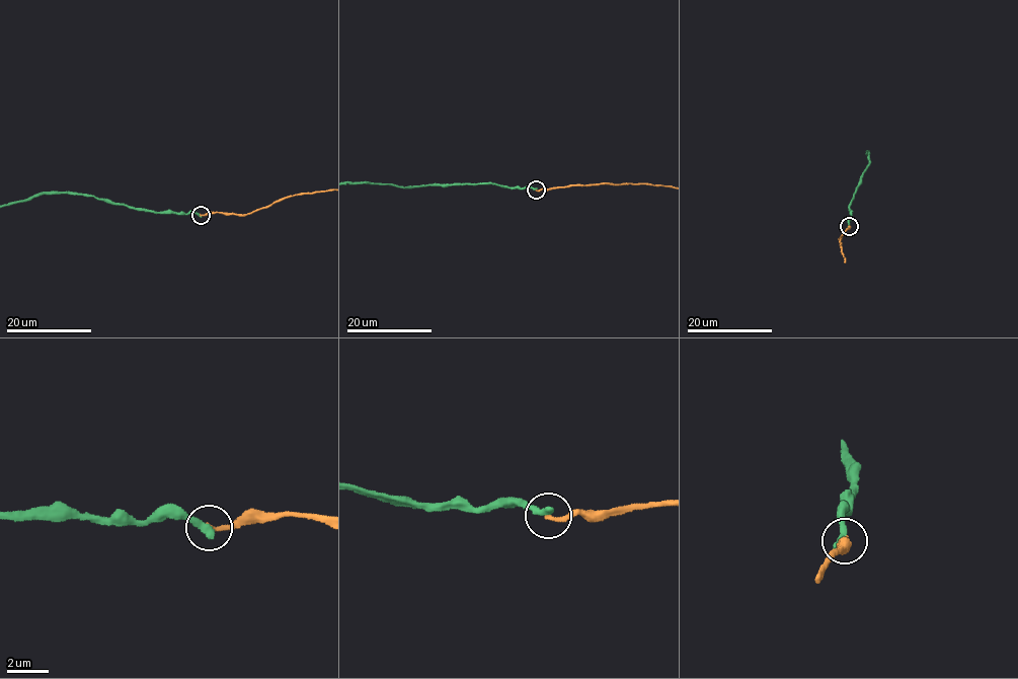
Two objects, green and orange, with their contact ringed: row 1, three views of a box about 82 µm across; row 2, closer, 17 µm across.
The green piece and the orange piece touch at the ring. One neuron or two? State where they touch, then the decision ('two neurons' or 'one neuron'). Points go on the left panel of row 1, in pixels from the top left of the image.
place (201, 215); two neurons

